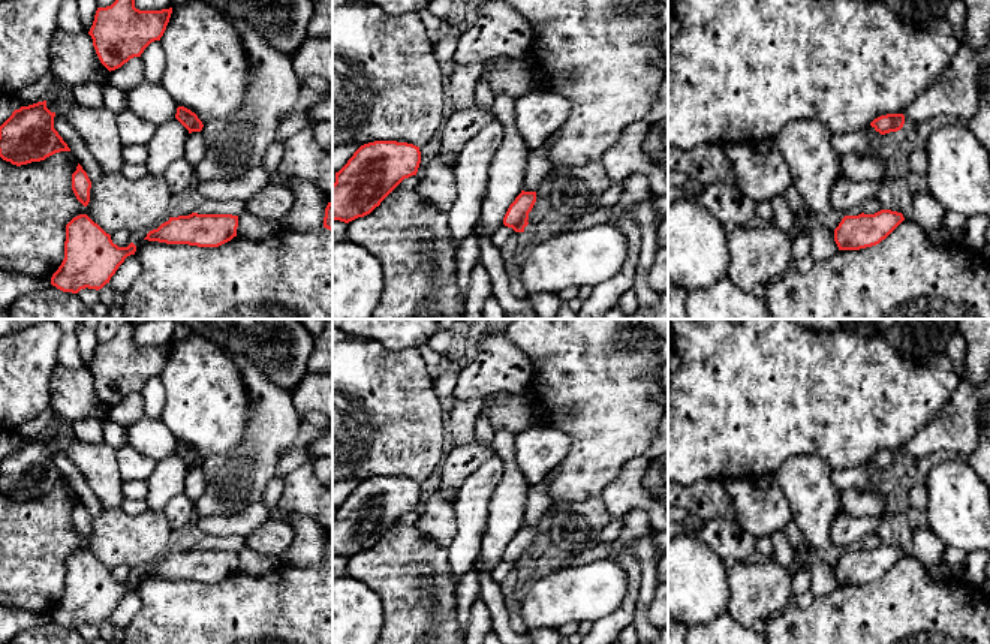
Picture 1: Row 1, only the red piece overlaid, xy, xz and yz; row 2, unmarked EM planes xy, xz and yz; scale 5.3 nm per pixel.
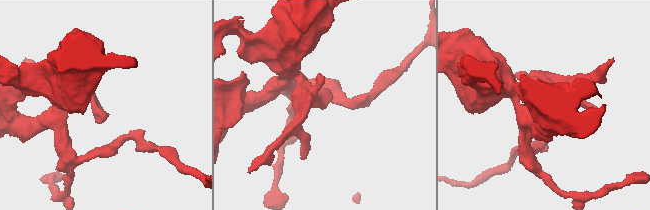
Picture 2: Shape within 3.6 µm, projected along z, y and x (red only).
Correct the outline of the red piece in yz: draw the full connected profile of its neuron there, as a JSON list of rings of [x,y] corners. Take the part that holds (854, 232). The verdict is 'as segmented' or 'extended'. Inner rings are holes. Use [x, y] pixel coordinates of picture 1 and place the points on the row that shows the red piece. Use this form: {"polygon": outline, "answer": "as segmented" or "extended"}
{"polygon": [[[881,210],[875,214],[845,216],[834,229],[839,250],[860,250],[885,240],[902,222],[902,213]]], "answer": "as segmented"}

